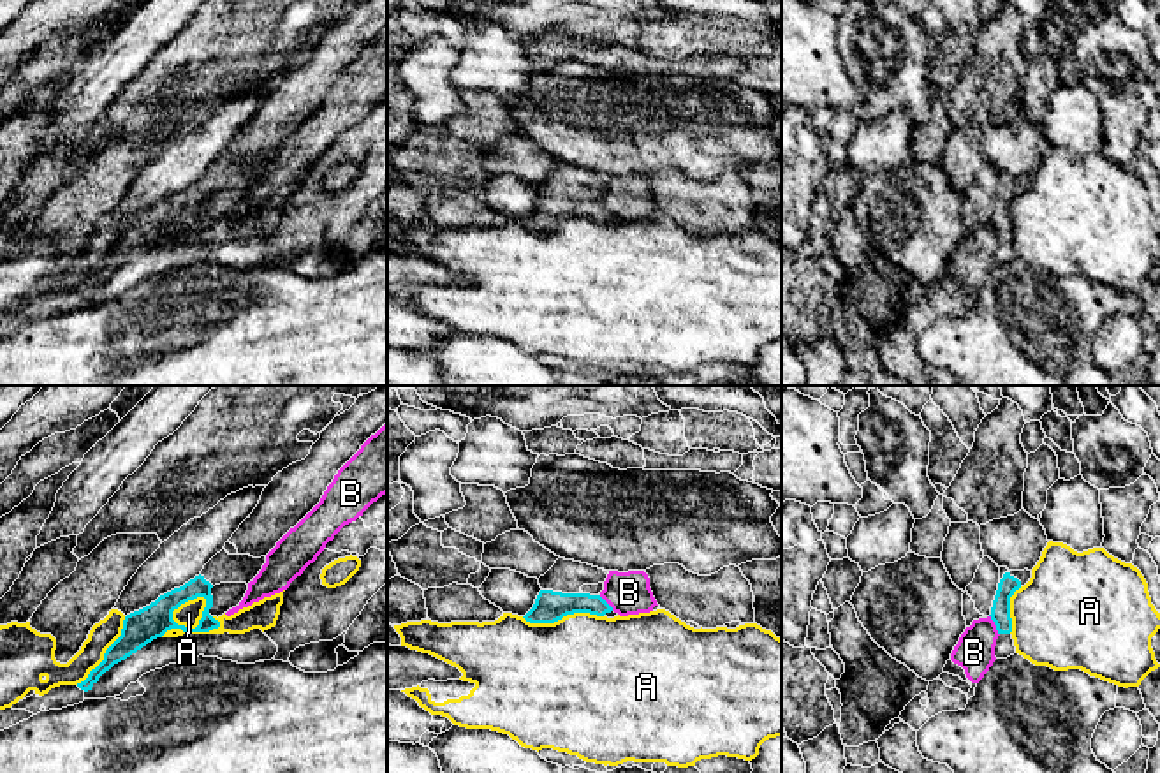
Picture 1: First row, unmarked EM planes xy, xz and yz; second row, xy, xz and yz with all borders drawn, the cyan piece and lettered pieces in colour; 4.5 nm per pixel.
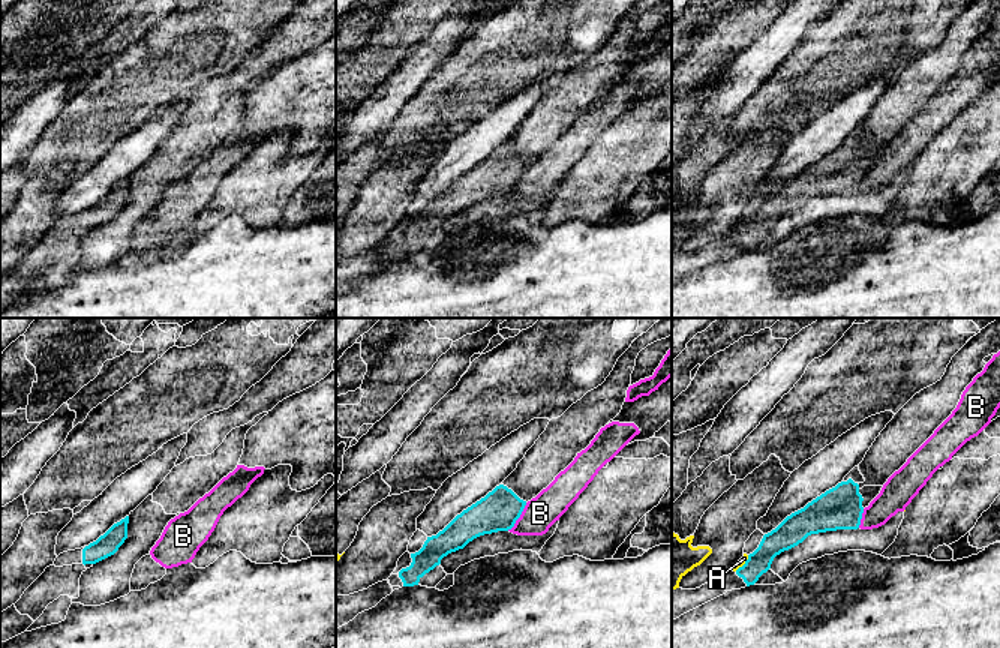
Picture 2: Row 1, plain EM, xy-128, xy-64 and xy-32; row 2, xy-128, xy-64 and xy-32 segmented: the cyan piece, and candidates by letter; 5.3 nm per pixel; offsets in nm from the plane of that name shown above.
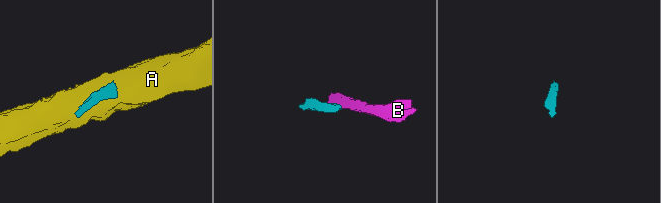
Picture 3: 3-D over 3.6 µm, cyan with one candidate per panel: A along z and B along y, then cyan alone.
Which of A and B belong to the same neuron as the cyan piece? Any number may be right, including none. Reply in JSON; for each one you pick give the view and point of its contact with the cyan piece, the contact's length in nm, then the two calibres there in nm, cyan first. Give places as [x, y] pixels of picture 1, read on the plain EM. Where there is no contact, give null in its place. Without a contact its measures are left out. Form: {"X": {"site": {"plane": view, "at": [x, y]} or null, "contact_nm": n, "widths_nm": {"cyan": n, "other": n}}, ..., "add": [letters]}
{"add": []}

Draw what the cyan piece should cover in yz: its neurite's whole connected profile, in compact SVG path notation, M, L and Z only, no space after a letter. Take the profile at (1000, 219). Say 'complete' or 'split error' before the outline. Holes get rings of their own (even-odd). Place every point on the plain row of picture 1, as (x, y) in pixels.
split error; M1000 173L1000 188L991 213L991 225L996 231L998 239L1012 238L1012 224L1010 224L1010 202L1016 195L1024 192L1032 183L1032 176L1009 176L1007 173Z

